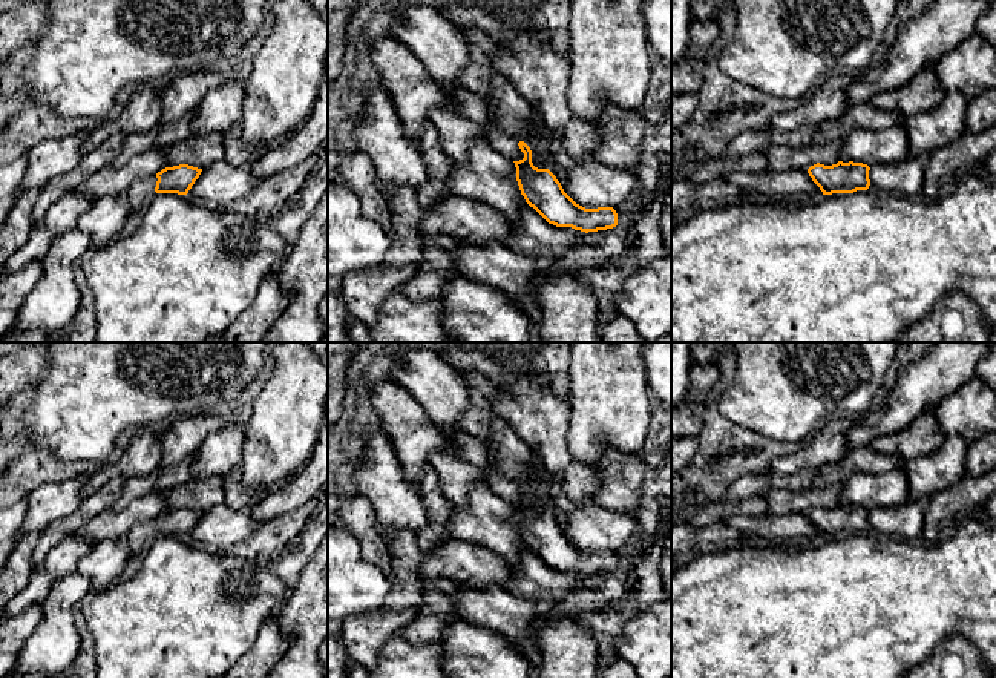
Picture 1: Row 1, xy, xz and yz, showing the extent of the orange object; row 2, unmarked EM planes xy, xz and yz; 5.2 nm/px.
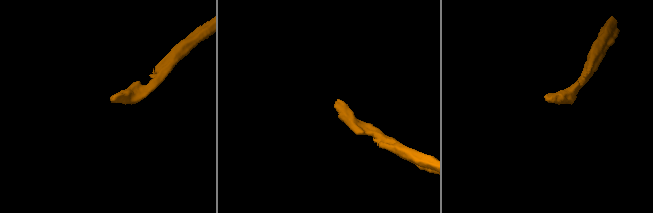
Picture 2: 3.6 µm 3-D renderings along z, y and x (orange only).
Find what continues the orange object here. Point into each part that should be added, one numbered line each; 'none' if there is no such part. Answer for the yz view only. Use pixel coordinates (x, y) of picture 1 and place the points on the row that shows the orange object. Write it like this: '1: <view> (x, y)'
none

